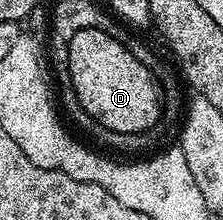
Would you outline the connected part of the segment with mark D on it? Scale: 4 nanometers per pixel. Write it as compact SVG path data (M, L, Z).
M98 29L80 30L69 43L69 71L72 92L78 103L102 127L112 132L146 133L158 125L162 108L162 85L158 78L131 53L119 36L112 37Z

